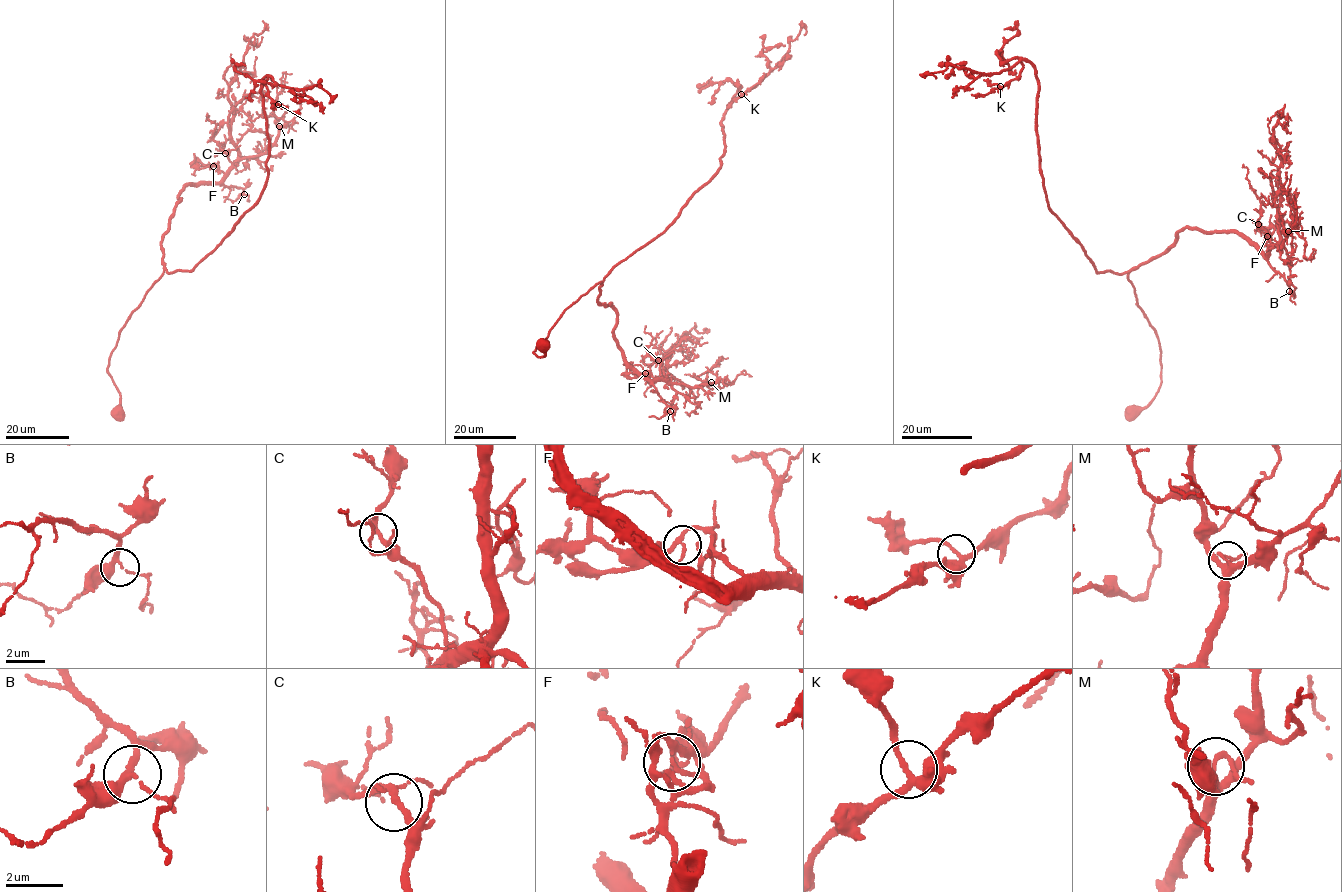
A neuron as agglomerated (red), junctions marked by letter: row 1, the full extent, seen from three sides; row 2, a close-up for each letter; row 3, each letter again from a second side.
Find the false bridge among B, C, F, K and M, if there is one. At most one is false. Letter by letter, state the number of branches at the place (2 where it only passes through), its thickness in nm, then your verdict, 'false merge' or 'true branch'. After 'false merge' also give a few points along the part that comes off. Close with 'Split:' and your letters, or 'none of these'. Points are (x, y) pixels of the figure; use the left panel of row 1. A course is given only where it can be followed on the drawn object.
B: 3 branches meet; 170 nm thick; true branch
C: 3 branches meet; 200 nm thick; true branch
F: 3 branches meet; 170 nm thick; true branch
K: 3 branches meet; 240 nm thick; true branch
M: 3 branches meet; 200 nm thick; true branch
Split: none of these

